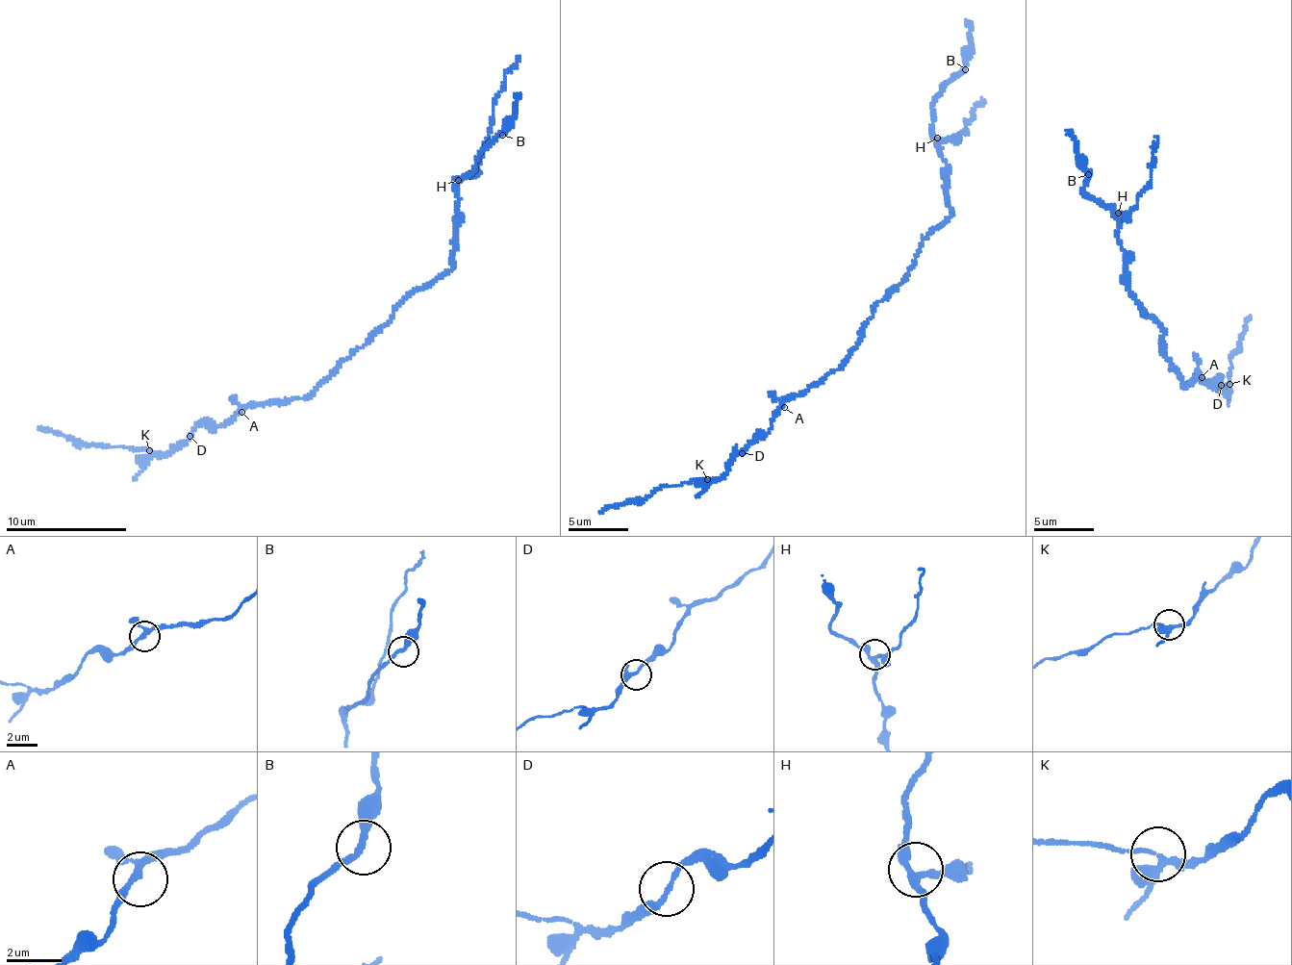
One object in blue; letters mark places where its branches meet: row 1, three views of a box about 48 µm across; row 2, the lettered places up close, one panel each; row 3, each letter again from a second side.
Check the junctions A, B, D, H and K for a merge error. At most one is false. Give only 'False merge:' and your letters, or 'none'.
False merge: K

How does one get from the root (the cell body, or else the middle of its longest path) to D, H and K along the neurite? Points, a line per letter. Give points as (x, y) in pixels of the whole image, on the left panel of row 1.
D: (363, 344), (308, 395), (248, 406), (235, 419), (218, 426), (198, 426), (190, 436)
H: (363, 344), (391, 317), (403, 296), (452, 269), (453, 238), (461, 216), (458, 180)
K: (363, 344), (308, 395), (248, 406), (235, 419), (195, 427), (181, 445), (164, 452), (148, 449)

